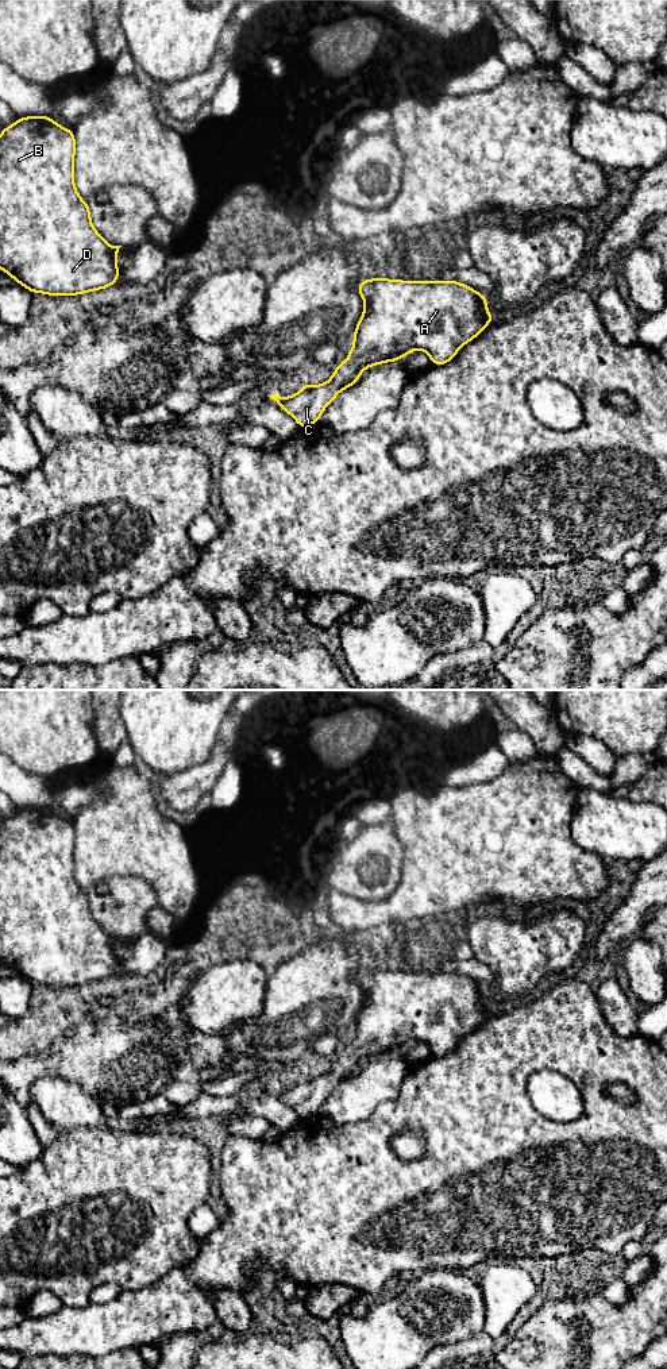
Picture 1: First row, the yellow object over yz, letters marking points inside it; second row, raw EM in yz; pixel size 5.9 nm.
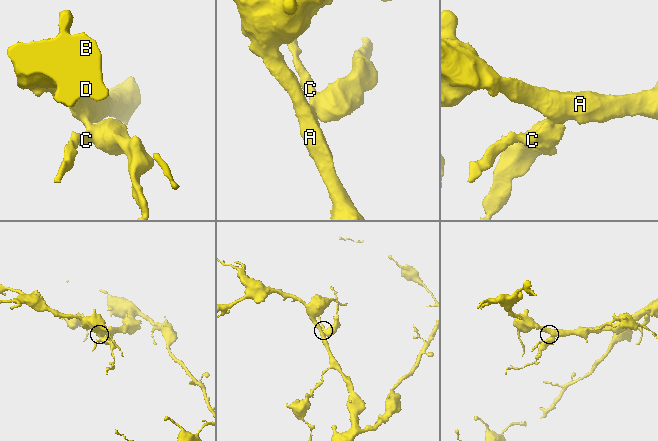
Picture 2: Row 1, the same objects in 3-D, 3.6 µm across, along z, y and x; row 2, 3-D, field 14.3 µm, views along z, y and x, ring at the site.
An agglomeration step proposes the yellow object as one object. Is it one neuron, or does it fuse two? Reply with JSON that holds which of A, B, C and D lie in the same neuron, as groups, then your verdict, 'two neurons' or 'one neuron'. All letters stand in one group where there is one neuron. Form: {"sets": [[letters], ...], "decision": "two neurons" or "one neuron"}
{"sets": [["A", "B", "C", "D"]], "decision": "one neuron"}

